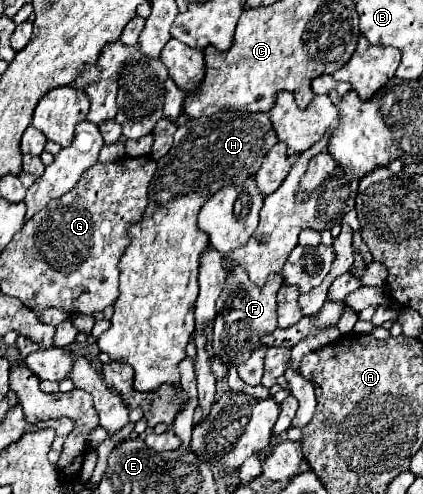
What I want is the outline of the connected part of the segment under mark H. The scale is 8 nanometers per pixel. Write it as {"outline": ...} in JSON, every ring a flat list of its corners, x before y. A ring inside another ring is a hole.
{"outline":[[219,111,211,117,189,119,175,131,175,143,171,153,157,161,159,169,149,187,149,205,139,223,129,229,131,245,119,261,121,283,119,299,115,301,115,313,111,317,111,327,97,339,97,345,111,361,129,363,135,369,135,391,157,391,163,383,179,389,179,363,187,357,185,347,191,341,195,329,195,299,199,293,197,273,199,257,209,245,207,233,197,229,197,215,203,203,223,189,225,185,237,185,257,173,265,153,277,143,273,125,267,113,241,113,241,111]]}

